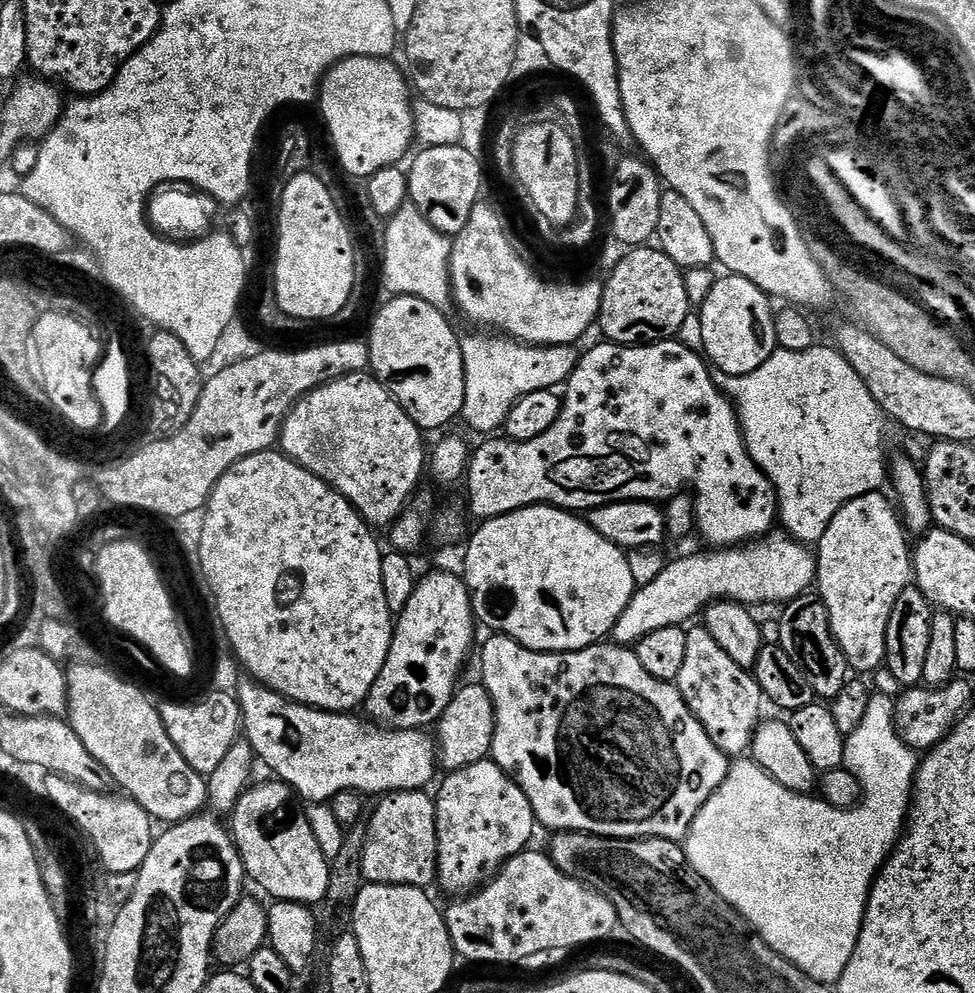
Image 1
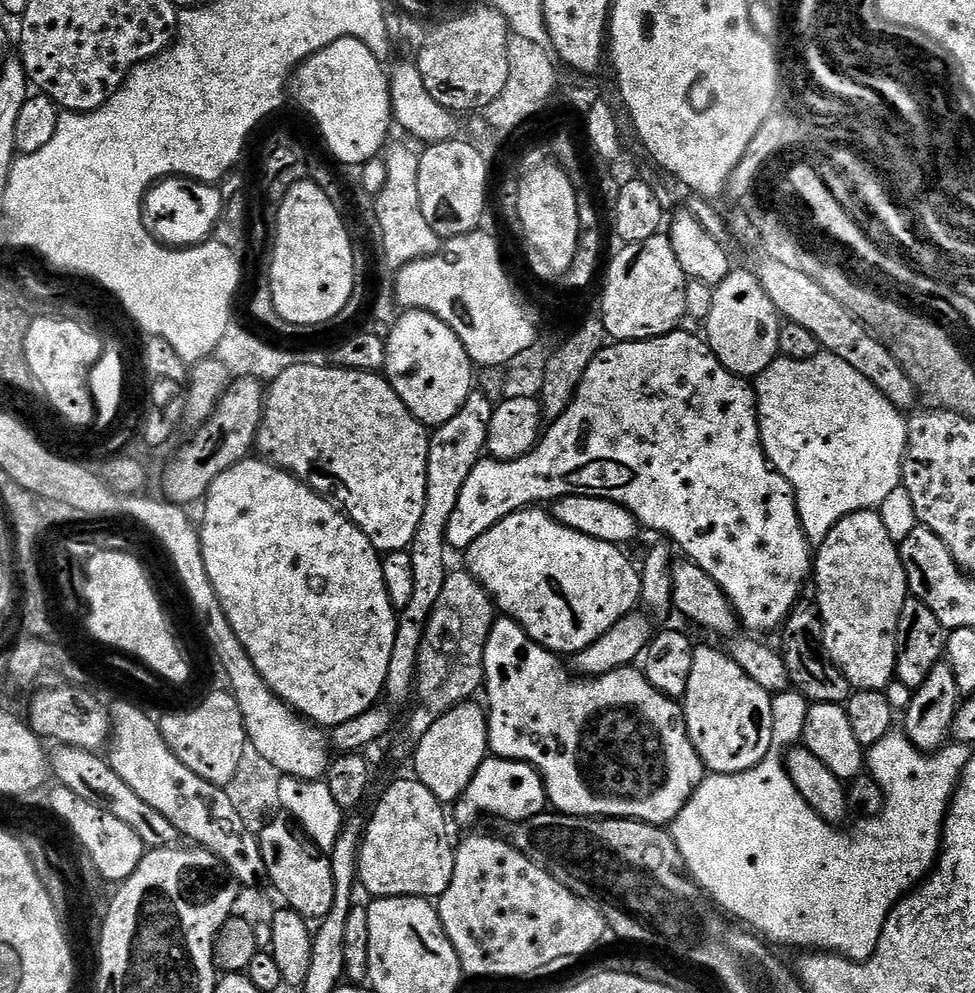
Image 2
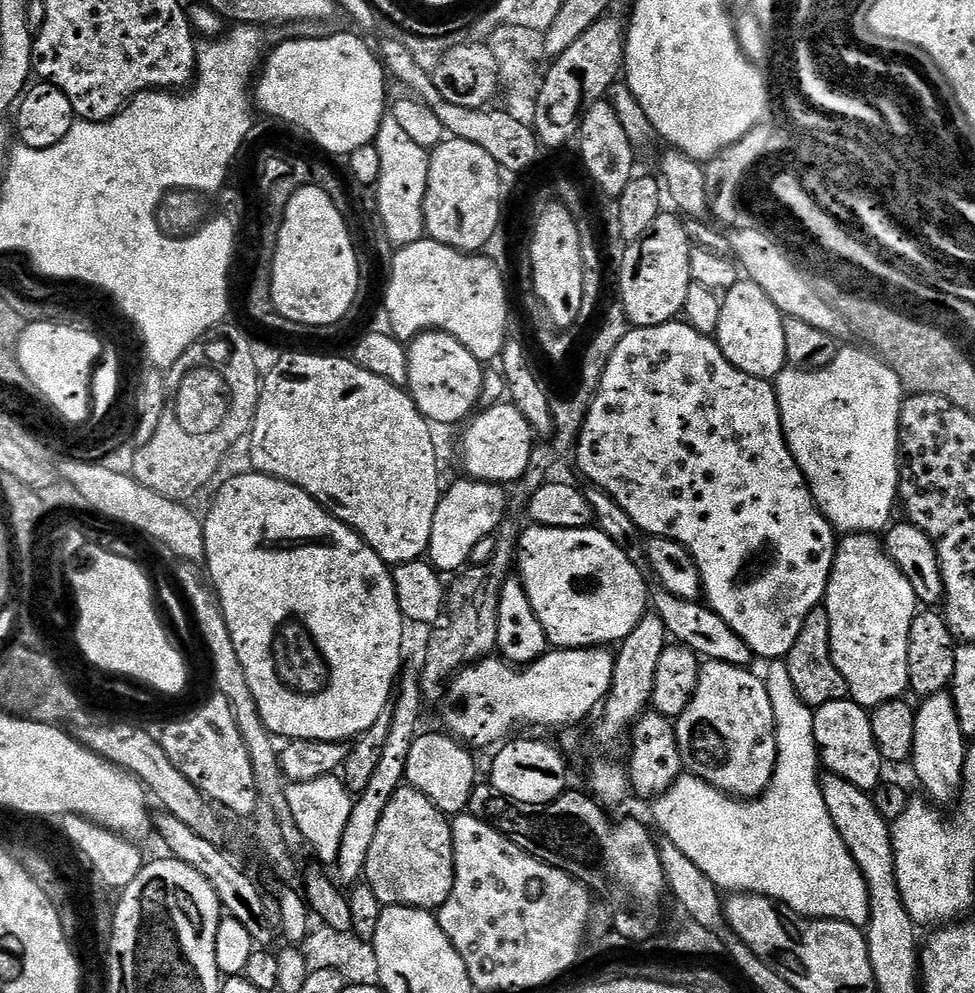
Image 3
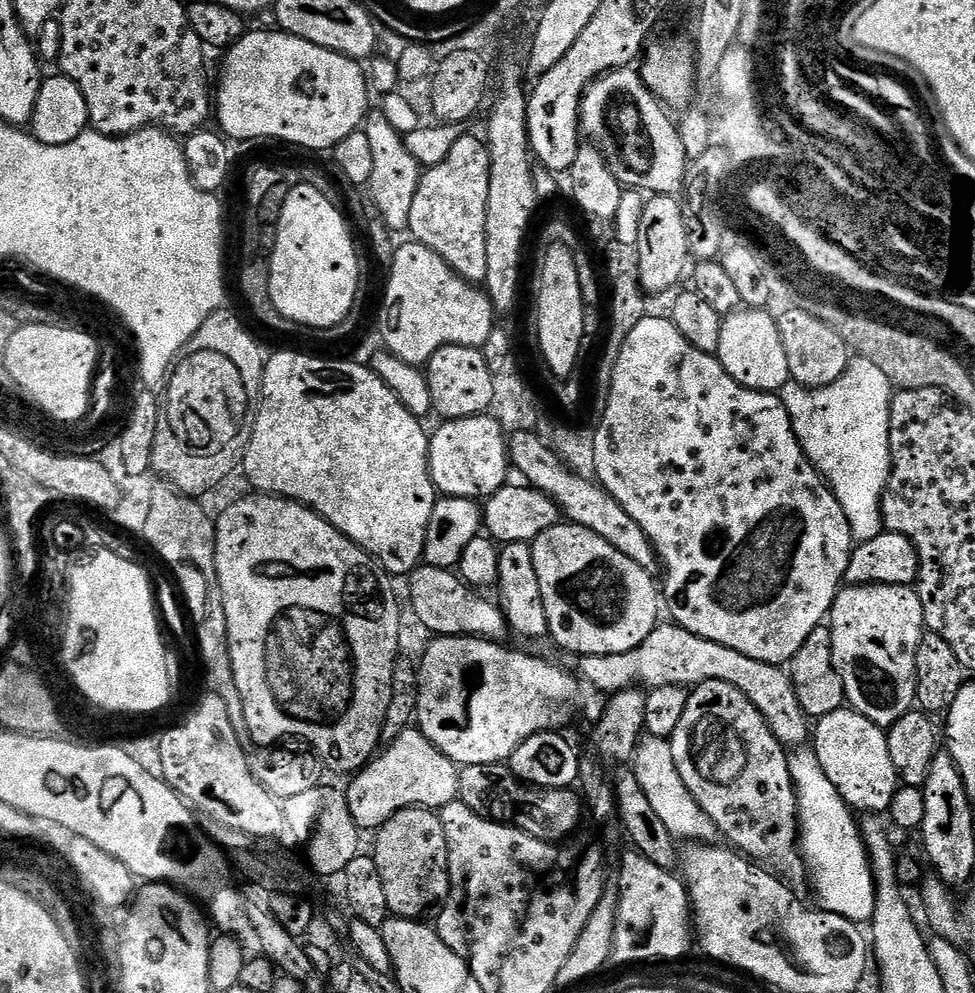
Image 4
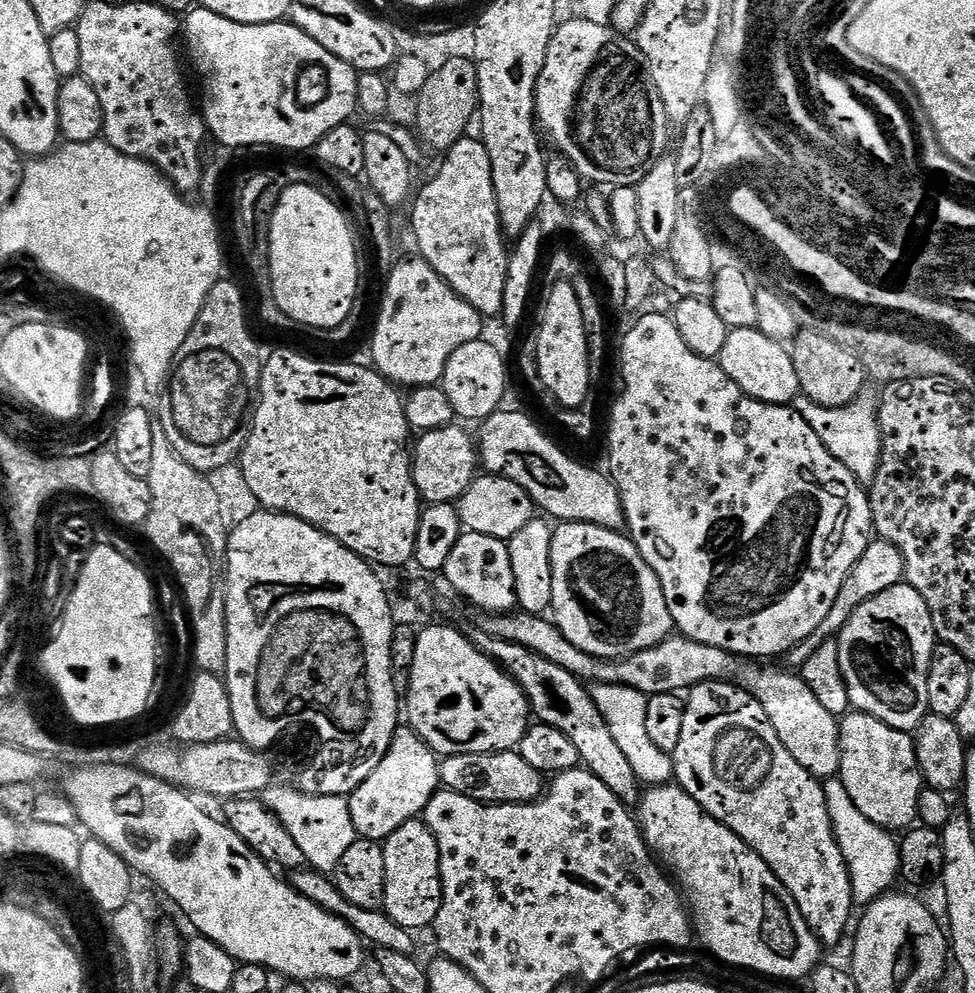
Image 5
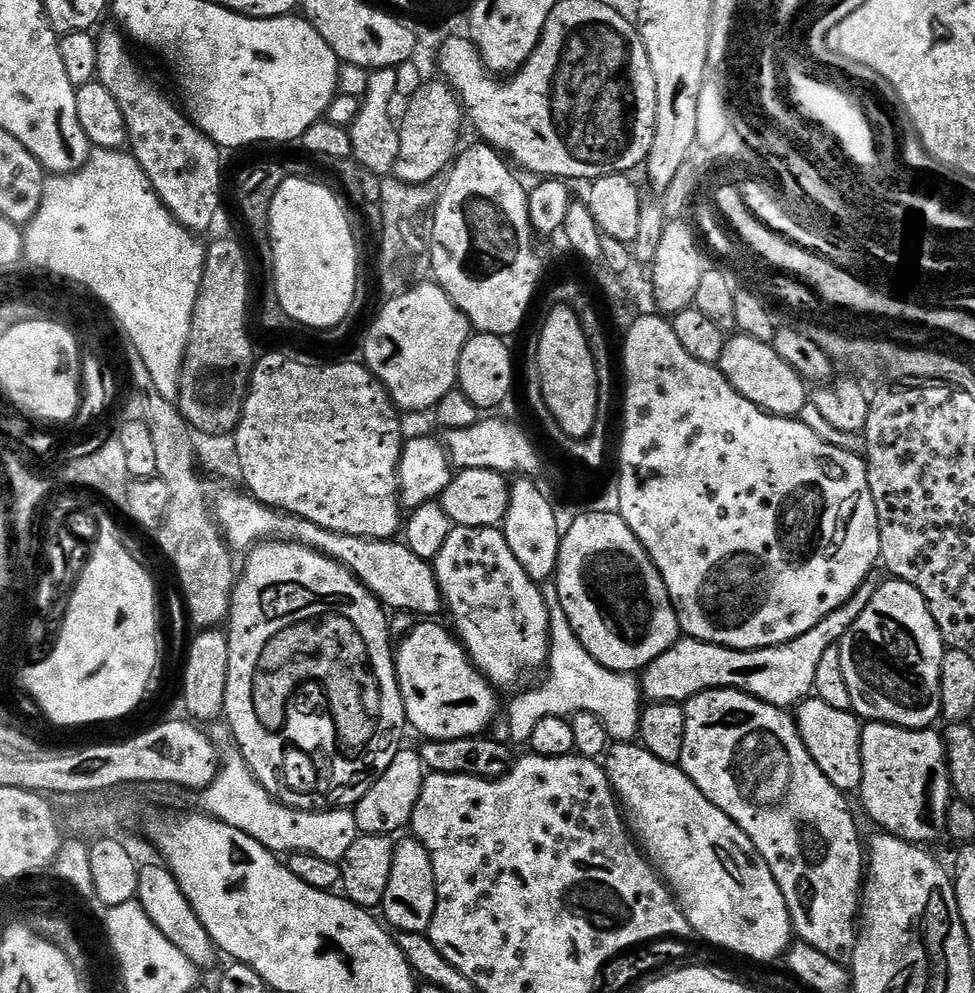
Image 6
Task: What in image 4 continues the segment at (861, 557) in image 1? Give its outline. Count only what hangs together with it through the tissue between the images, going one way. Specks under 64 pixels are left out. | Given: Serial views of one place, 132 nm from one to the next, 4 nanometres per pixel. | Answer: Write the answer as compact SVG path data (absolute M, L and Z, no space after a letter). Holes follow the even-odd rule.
M853 584L851 586L841 587L836 596L836 601L832 603L830 613L830 627L832 629L832 653L834 654L834 666L842 678L842 686L847 703L855 708L866 718L870 718L874 723L879 724L881 728L887 730L892 724L911 712L917 707L916 703L916 659L918 658L918 646L920 639L925 634L924 611L922 602L917 594L915 587L905 586L903 584Z

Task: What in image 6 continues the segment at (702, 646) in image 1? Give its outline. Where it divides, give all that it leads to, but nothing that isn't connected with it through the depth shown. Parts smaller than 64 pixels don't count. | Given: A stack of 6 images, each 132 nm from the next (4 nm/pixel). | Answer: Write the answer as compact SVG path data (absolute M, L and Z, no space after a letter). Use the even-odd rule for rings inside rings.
M715 688L709 692L700 692L694 698L687 700L684 704L684 713L686 714L686 742L682 742L682 758L679 767L684 769L684 773L691 778L694 786L698 786L698 790L702 790L702 794L710 803L718 806L718 810L722 810L746 833L760 857L768 863L782 890L782 898L786 898L786 906L795 935L803 943L814 946L814 950L822 950L826 958L834 958L834 962L847 965L851 961L852 951L856 945L858 909L862 904L862 881L866 876L866 848L865 845L860 845L860 832L856 829L856 820L852 817L847 802L844 801L847 800L845 793L838 791L830 782L830 778L826 778L826 774L818 770L818 762L810 758L810 750L806 750L806 742L802 742L802 734L798 730L795 719L783 708L776 708L773 704L767 704L733 688Z

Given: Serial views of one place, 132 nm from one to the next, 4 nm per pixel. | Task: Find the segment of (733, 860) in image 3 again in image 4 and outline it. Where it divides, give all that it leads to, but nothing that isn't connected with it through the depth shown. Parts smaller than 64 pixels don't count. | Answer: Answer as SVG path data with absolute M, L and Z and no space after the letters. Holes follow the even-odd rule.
M641 736L634 757L634 771L642 790L646 790L646 798L650 798L658 818L662 818L672 836L684 842L712 842L717 839L716 823L701 810L700 803L692 797L690 790L686 790L682 774L678 774L678 766L674 766L672 745L665 737ZM793 751L788 765L796 783L800 818L798 848L806 868L808 864L812 871L816 892L820 895L819 907L847 920L871 921L876 905L876 879L872 877L872 861L868 858L868 849L864 847L864 837L860 834L853 809L848 807L842 794L838 794L834 782L826 778L826 770L822 770L815 751Z

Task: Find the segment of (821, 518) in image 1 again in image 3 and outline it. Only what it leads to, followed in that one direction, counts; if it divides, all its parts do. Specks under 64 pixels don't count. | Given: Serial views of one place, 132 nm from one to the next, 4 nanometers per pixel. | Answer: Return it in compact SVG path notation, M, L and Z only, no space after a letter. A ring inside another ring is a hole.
M867 347L844 348L837 351L836 357L826 365L813 372L803 372L800 368L791 366L785 367L783 372L774 377L774 387L776 390L776 401L780 411L780 421L784 431L784 441L788 444L788 449L792 452L792 457L798 462L802 474L808 483L808 489L812 491L812 497L816 499L816 506L820 513L832 523L833 529L840 534L855 534L857 532L867 532L869 534L880 534L893 523L892 511L897 511L898 497L900 494L900 408L905 402L906 393L898 374L881 360L875 352Z

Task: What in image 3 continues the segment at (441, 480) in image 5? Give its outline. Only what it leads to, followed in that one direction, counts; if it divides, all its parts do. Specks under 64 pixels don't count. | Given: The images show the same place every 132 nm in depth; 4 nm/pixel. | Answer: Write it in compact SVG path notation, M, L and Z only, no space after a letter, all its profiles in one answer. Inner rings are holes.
M501 402L489 408L477 411L475 415L467 421L468 429L464 432L464 437L460 440L460 460L464 463L464 468L469 477L474 480L481 480L487 484L508 485L516 479L521 478L526 471L526 466L530 463L530 454L534 447L534 433L530 422L522 416L512 402Z

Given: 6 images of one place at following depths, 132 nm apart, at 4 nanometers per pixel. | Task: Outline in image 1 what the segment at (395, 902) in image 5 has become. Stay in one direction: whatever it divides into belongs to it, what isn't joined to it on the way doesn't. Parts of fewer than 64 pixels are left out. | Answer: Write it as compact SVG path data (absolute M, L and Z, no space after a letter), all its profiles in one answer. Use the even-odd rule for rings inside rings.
M427 791L419 792L389 792L379 801L376 809L371 809L369 818L369 832L366 834L365 854L364 854L364 880L370 884L397 884L398 886L410 886L411 888L431 889L437 883L436 878L436 855L438 846L436 845L436 802Z

